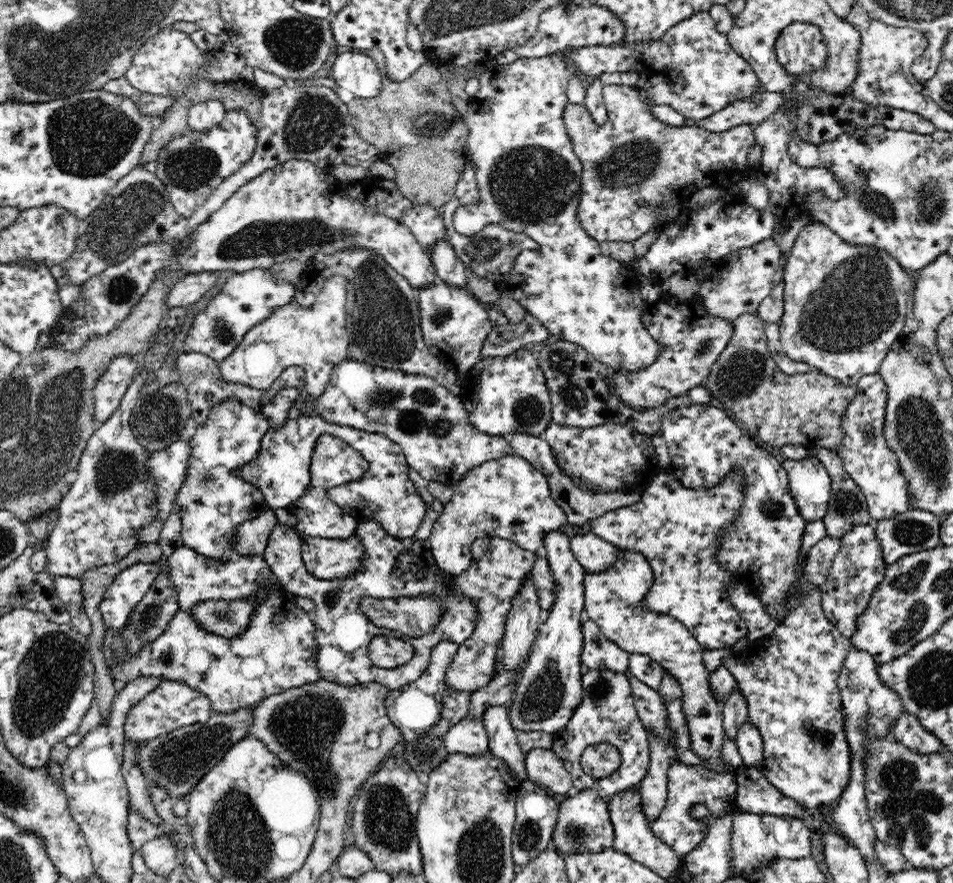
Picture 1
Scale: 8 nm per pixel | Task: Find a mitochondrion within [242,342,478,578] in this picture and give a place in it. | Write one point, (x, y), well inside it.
(422, 412)

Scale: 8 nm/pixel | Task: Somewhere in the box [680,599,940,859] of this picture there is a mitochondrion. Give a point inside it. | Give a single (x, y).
(810, 728)

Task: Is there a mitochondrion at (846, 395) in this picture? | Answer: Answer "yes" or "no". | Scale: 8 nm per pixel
no

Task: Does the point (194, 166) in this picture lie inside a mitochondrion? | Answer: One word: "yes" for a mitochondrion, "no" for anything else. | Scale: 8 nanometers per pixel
yes

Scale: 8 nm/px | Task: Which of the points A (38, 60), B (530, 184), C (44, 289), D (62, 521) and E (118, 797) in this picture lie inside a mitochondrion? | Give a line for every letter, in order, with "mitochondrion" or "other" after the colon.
A: mitochondrion
B: mitochondrion
C: other
D: other
E: other

